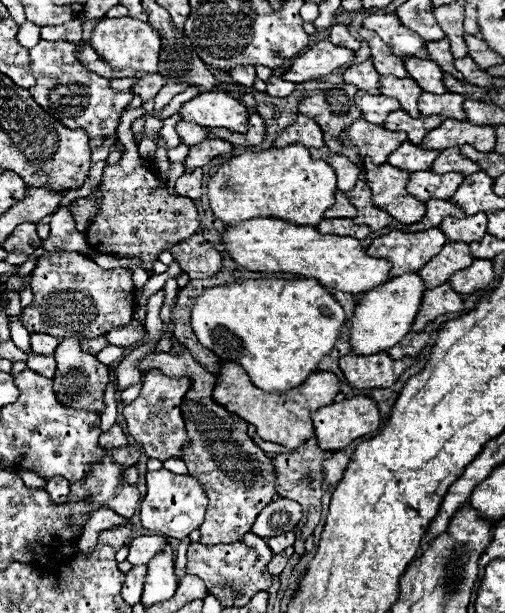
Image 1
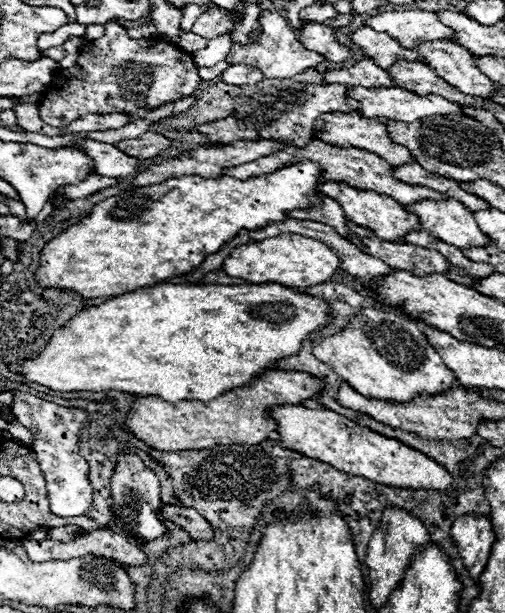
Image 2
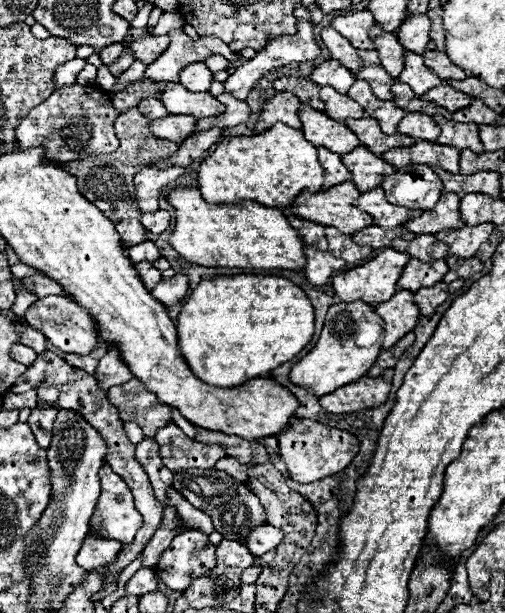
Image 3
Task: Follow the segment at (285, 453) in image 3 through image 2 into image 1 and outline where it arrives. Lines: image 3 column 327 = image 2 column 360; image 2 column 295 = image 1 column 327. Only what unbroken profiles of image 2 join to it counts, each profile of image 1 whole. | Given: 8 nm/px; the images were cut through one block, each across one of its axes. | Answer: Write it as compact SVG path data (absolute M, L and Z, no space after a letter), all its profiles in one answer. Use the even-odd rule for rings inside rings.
M354 396L354 398L334 402L330 406L324 406L320 410L316 410L312 414L312 420L314 420L314 430L316 430L316 436L318 436L320 448L324 448L324 450L340 450L340 448L348 446L352 440L378 430L382 416L380 416L378 404L372 398Z

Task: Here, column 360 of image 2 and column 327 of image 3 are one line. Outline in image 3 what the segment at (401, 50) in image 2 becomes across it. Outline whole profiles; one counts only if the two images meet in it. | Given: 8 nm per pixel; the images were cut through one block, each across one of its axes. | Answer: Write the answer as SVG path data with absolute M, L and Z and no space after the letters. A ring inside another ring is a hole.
M328 26L328 28L322 28L320 38L326 44L330 56L334 60L338 60L344 68L348 68L352 72L356 72L356 68L360 68L362 60L358 58L356 48L352 48L352 44L348 44L348 40L344 36L340 36L340 32L336 32L334 28Z

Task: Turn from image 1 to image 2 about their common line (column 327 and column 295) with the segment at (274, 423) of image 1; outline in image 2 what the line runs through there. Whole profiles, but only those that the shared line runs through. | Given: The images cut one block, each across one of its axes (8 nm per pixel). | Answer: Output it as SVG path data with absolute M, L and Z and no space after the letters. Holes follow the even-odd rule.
M268 370L244 388L226 392L214 400L182 400L166 402L158 396L138 398L128 414L126 428L156 450L192 450L228 444L260 444L276 434L276 420L270 416L274 406L302 406L326 390L326 382L304 372Z

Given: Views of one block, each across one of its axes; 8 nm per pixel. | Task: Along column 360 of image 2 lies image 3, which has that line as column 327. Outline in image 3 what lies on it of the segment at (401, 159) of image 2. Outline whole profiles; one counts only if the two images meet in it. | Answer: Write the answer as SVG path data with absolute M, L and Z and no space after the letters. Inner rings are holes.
M300 104L298 110L302 132L314 146L324 146L336 154L348 154L360 144L350 128L344 128L344 124L328 118L324 112L318 112L306 104Z

